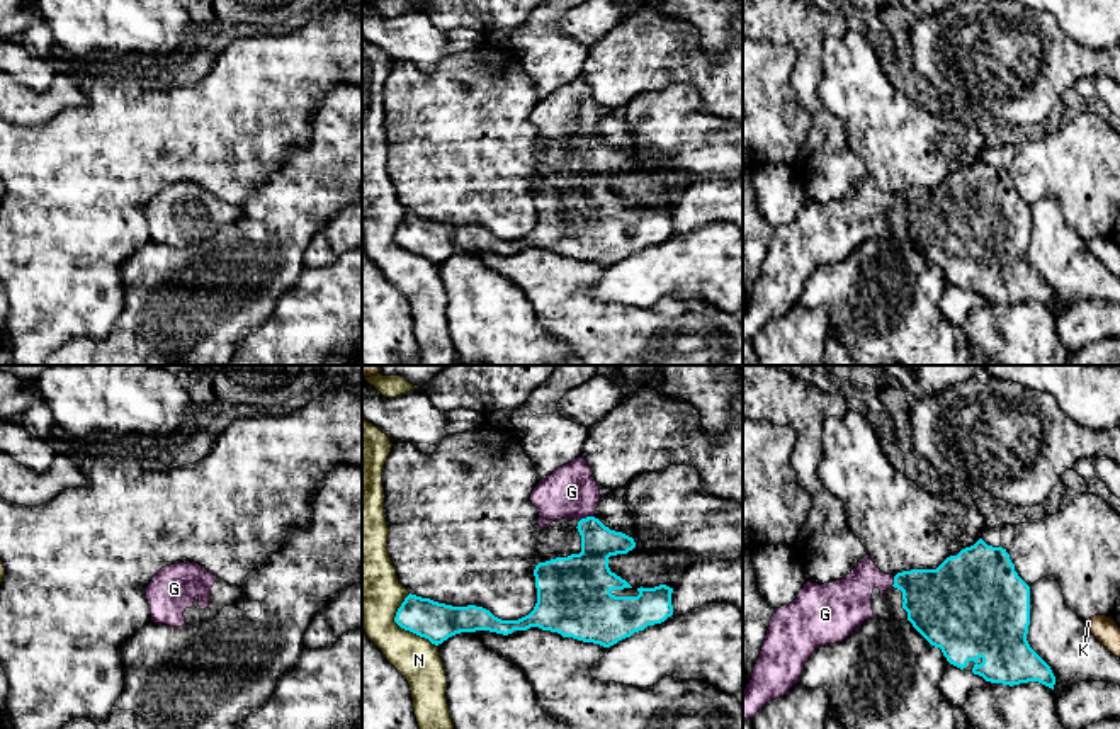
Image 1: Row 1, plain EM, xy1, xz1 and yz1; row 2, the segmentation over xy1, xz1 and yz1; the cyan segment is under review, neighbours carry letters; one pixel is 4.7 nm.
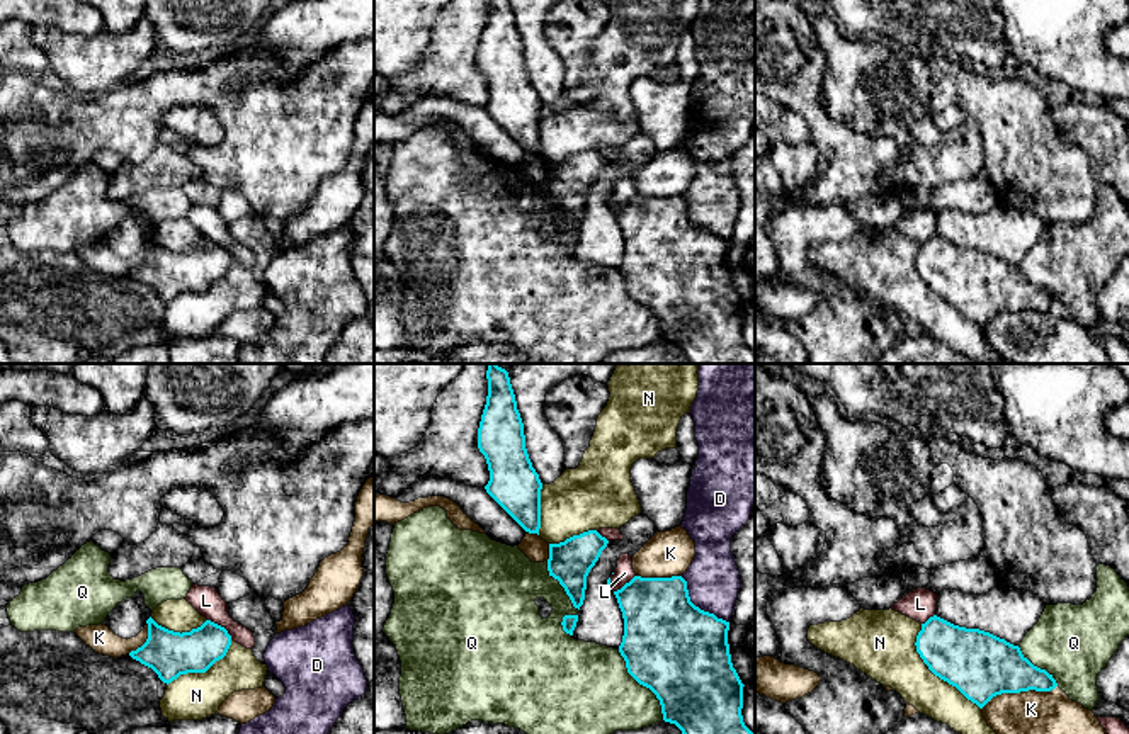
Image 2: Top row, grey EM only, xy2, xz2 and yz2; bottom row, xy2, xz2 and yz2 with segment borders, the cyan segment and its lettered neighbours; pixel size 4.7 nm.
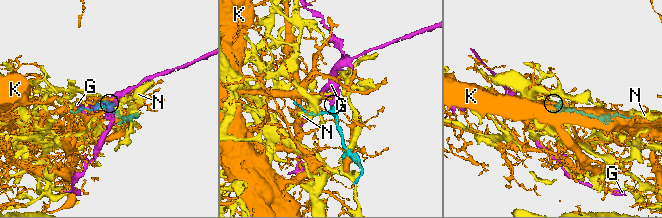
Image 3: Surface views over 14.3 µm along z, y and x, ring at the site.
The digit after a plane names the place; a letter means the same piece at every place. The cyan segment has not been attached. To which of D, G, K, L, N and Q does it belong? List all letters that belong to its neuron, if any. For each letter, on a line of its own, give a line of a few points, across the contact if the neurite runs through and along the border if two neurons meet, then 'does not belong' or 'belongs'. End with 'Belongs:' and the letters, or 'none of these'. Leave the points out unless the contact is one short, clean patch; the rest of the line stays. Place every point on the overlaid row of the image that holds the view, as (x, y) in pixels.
D: does not belong
G: belongs
K: does not belong
L: does not belong
N: does not belong
Q: does not belong
Belongs: G

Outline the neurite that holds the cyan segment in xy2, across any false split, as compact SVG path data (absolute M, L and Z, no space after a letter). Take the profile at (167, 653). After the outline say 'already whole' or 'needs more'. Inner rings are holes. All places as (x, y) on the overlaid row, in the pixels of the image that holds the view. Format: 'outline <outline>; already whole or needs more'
outline M151 617L146 624L146 642L129 656L151 668L167 685L180 675L206 673L231 646L228 630L211 620L182 634L158 625Z; already whole

